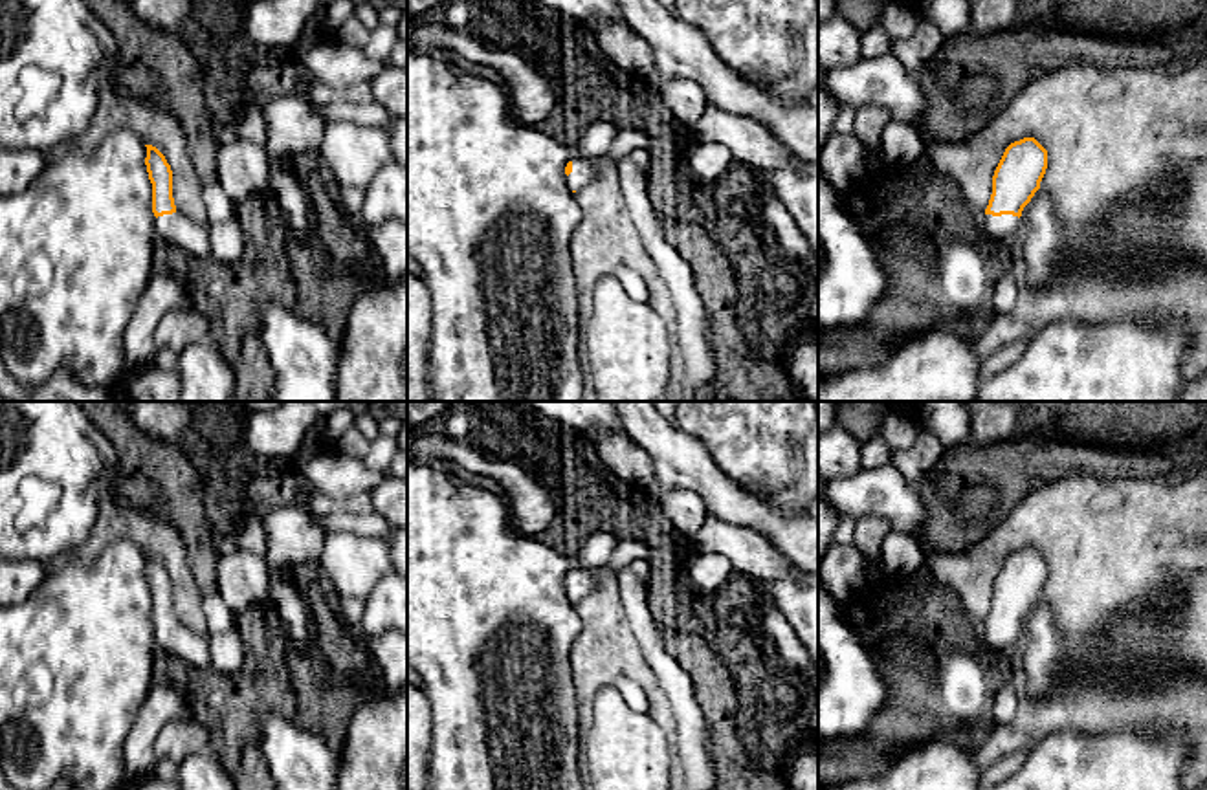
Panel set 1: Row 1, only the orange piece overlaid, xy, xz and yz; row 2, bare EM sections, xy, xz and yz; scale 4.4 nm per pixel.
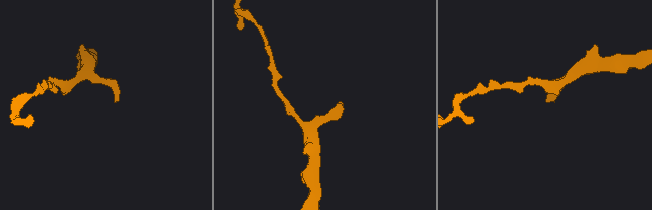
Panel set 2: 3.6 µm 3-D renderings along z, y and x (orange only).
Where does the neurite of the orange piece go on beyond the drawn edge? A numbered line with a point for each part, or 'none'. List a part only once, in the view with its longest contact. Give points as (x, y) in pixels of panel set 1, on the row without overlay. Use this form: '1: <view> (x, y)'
1: yz (996, 642)

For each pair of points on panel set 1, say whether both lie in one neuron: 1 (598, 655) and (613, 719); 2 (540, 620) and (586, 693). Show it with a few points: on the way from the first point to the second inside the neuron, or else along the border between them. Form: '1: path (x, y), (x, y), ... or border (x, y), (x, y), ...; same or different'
1: border (611, 684), (598, 691), (591, 724); different
2: border (580, 625), (580, 635), (571, 647), (575, 710); different

